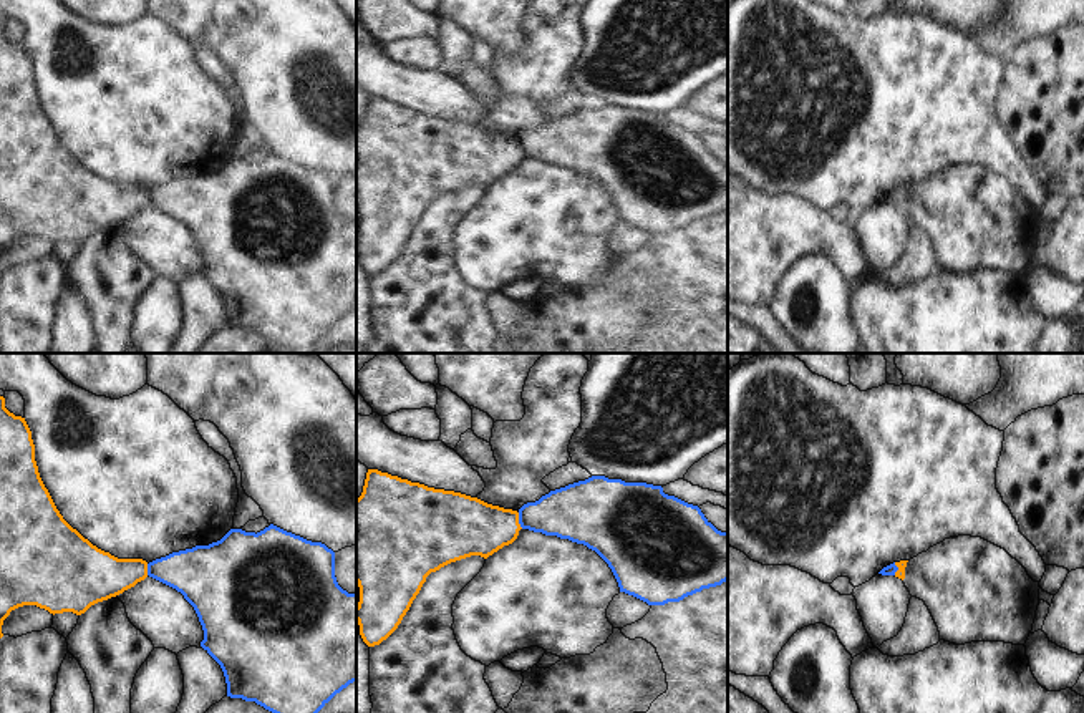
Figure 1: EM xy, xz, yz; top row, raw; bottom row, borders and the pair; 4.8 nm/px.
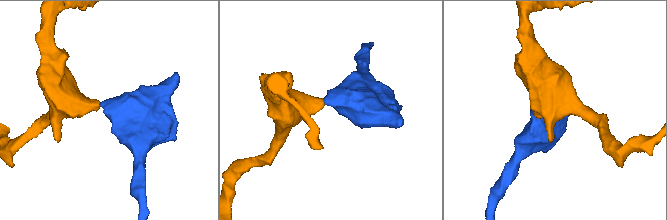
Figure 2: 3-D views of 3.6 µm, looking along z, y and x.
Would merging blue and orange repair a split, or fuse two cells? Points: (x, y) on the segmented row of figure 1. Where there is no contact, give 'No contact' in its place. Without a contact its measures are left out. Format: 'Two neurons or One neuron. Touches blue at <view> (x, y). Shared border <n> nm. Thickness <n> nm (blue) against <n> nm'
Two neurons. Touches blue at xz (519, 521). Shared border 80 nm. Thickness 260 nm (blue) against 280 nm

